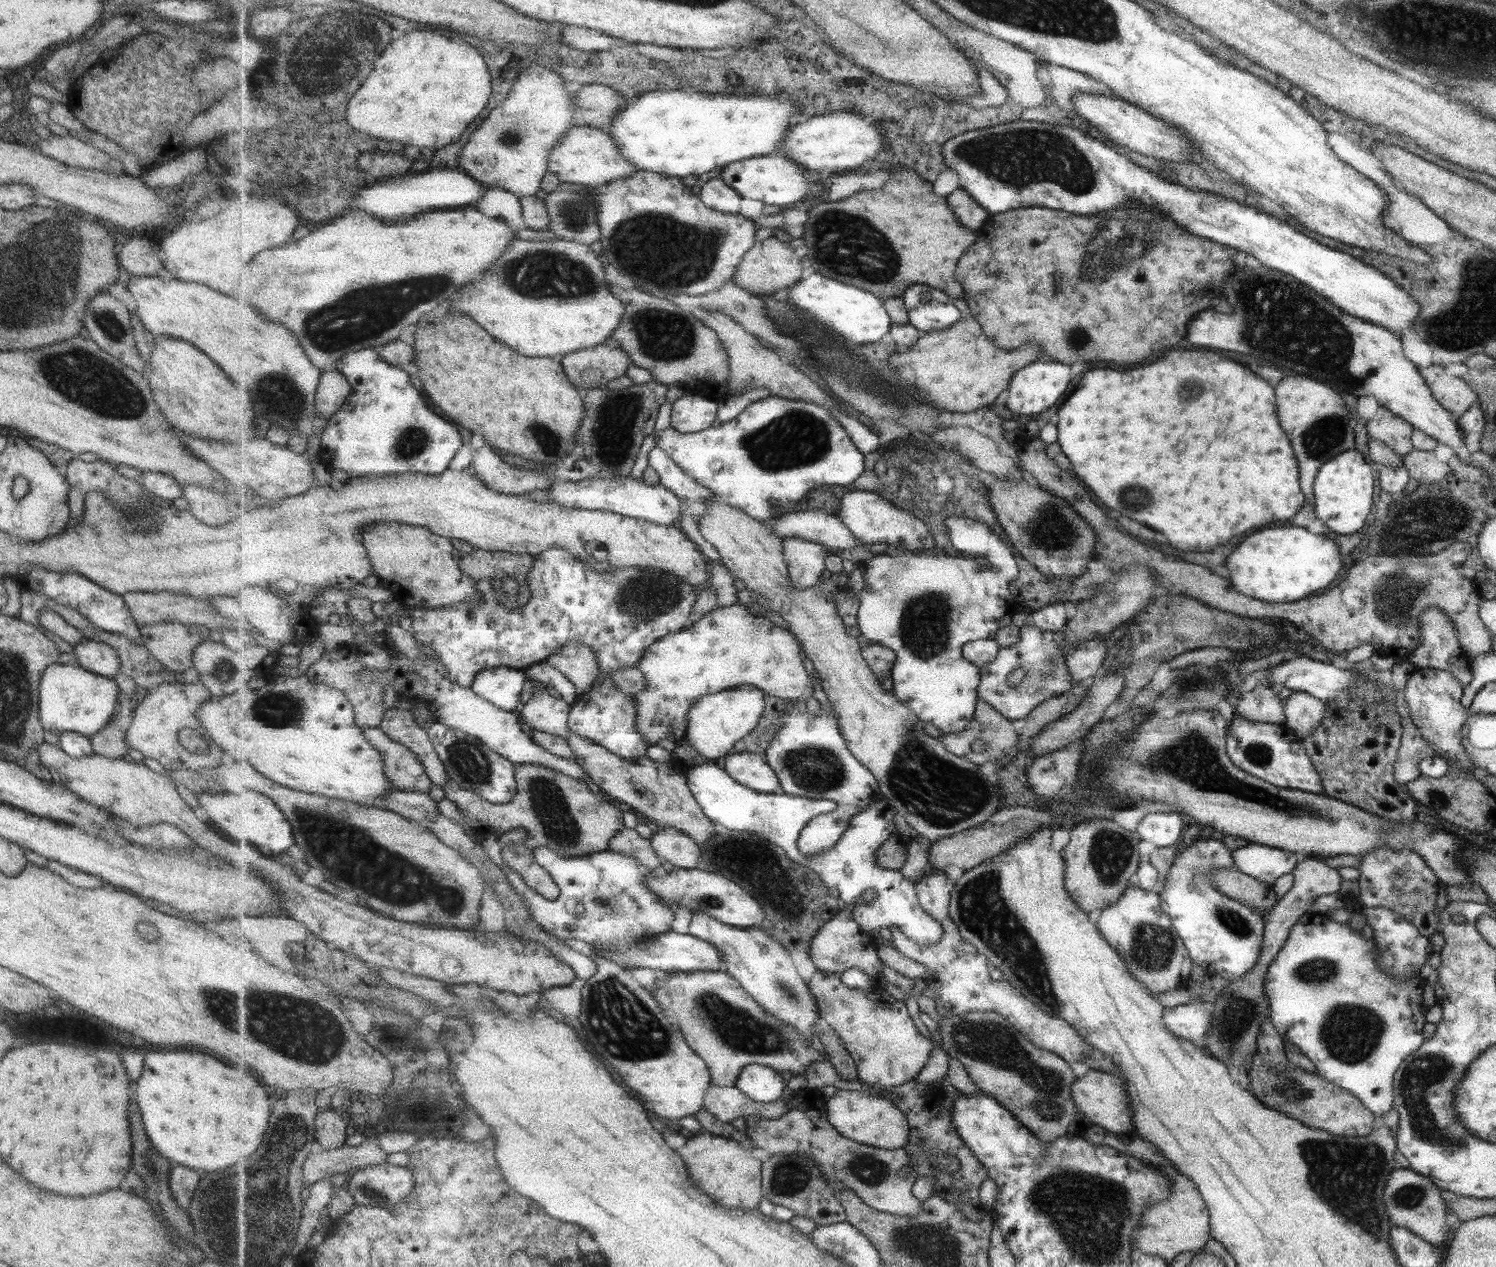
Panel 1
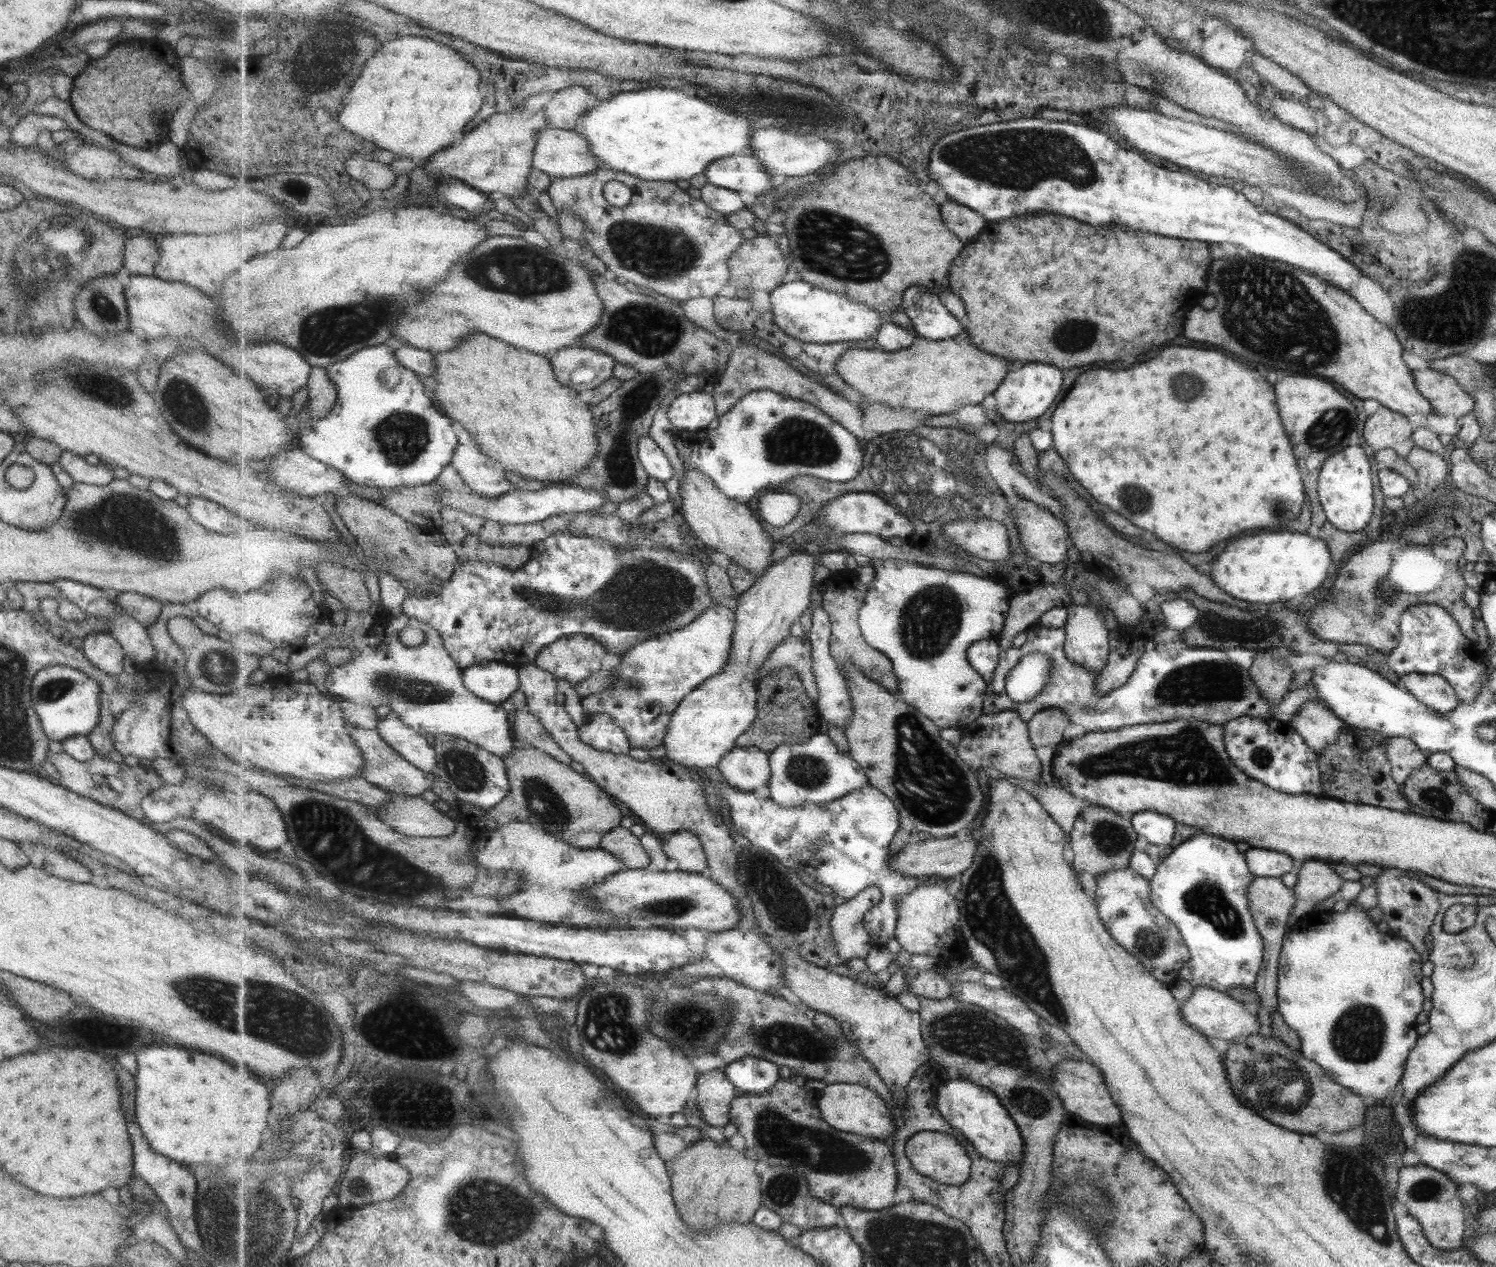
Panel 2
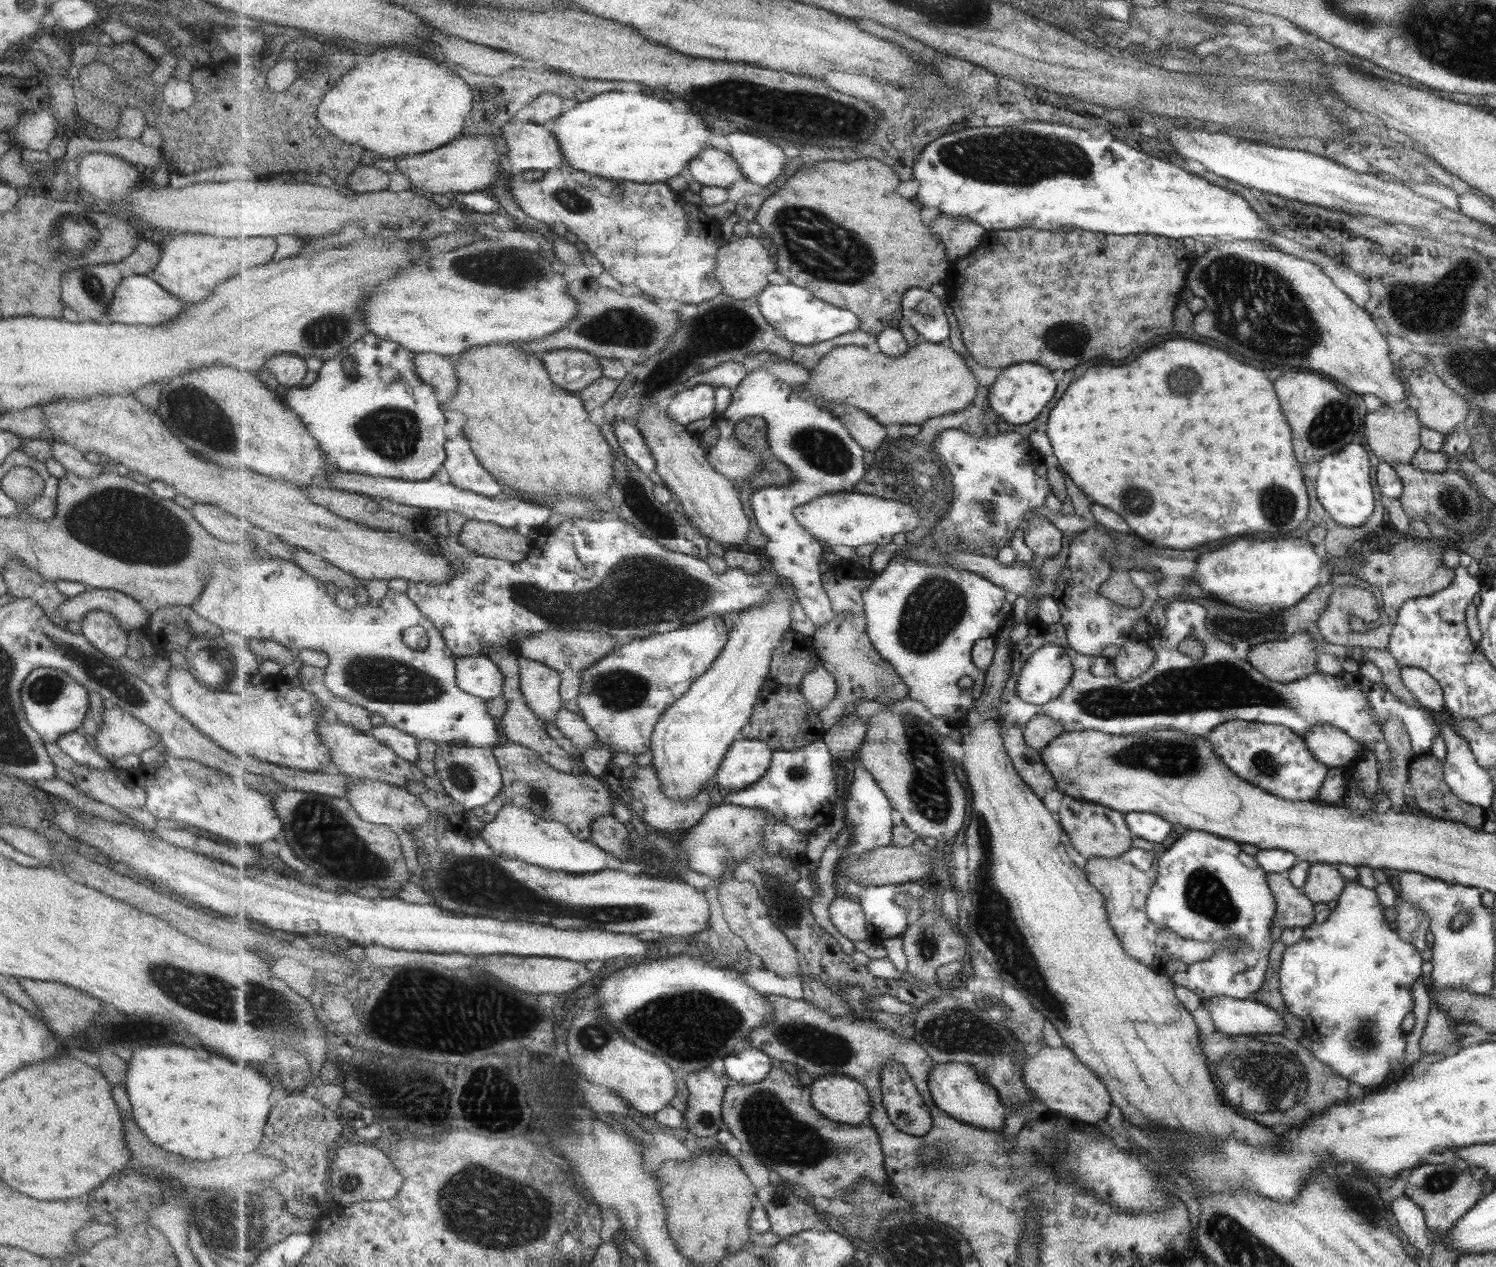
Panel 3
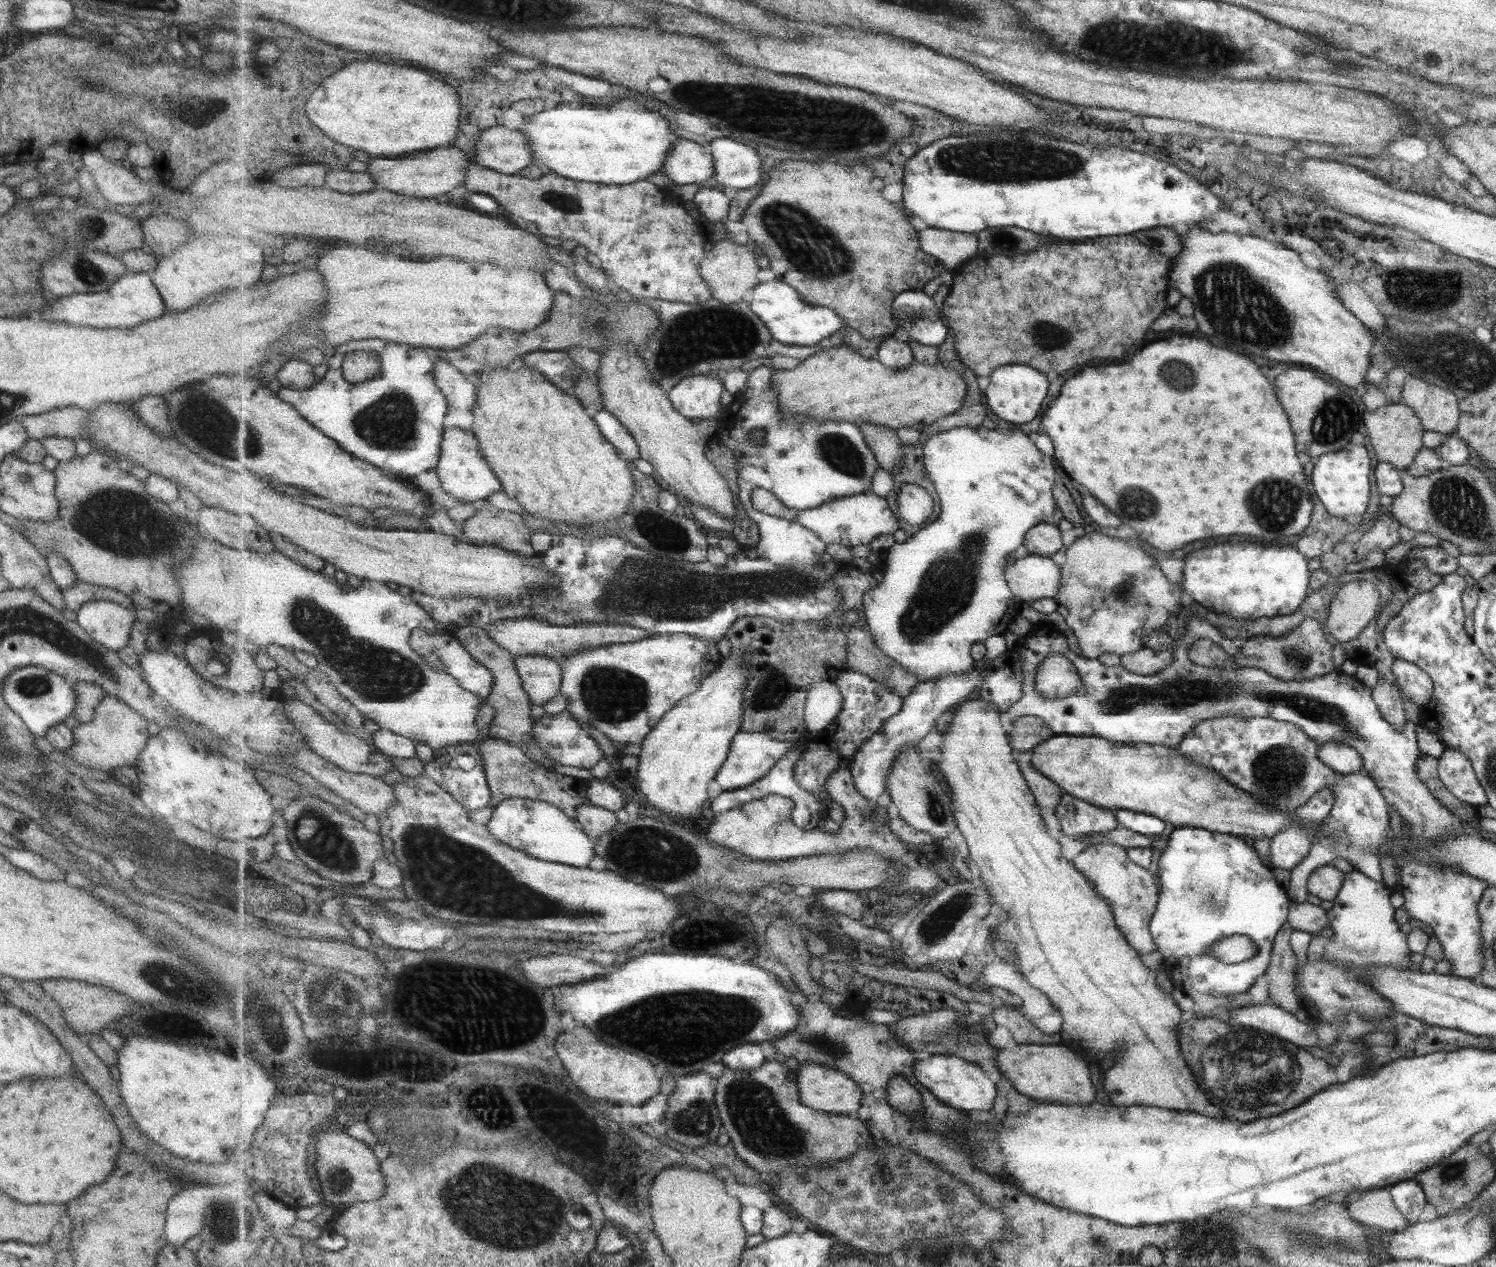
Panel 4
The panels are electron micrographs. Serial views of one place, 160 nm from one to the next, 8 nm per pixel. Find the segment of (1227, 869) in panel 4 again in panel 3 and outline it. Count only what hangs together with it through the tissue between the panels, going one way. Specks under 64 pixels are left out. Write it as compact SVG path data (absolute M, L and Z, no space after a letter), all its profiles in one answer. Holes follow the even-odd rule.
M1183 832L1175 844L1165 850L1157 860L1157 873L1153 875L1153 887L1149 889L1147 916L1157 927L1173 931L1185 940L1218 944L1218 952L1207 960L1183 965L1171 960L1163 968L1163 974L1176 986L1182 986L1199 997L1201 1002L1211 997L1228 997L1234 1000L1248 999L1263 987L1268 970L1268 952L1272 948L1271 934L1273 914L1276 914L1276 900L1273 900L1267 884L1267 874L1257 864L1255 856L1247 856L1234 840L1213 836L1207 832Z

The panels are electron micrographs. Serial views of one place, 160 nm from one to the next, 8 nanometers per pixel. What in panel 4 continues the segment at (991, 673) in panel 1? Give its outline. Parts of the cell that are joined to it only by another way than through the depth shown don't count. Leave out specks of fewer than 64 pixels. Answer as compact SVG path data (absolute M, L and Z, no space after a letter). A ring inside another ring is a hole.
M1193 615L1192 617L1189 617L1189 623L1186 623L1186 630L1185 634L1183 637L1180 637L1179 639L1175 639L1175 643L1173 643L1173 647L1169 649L1169 652L1173 653L1173 661L1169 663L1163 670L1160 670L1159 672L1156 672L1155 674L1152 674L1151 676L1141 676L1141 673L1131 673L1128 672L1127 670L1123 669L1121 665L1116 665L1116 666L1111 666L1111 667L1105 667L1104 665L1101 665L1101 663L1098 662L1097 659L1085 659L1081 658L1079 656L1076 656L1072 650L1070 650L1067 647L1067 643L1065 642L1065 634L1057 629L1057 627L1051 625L1051 624L1046 624L1045 622L1037 622L1035 623L1035 627L1032 627L1030 632L1024 636L1018 643L1018 645L1015 647L1015 650L1017 651L1017 654L1021 656L1021 660L1024 662L1024 673L1025 673L1025 680L1024 680L1024 695L1022 700L1020 702L1016 702L1009 710L1008 712L1003 713L1001 720L1002 723L1004 724L1005 728L1009 728L1009 730L1012 730L1012 722L1016 719L1019 718L1020 716L1038 716L1041 718L1041 720L1044 722L1045 725L1047 725L1055 735L1067 735L1067 736L1099 736L1103 738L1104 740L1109 740L1113 742L1121 742L1125 744L1135 744L1135 743L1145 743L1145 744L1160 744L1161 746L1168 746L1169 748L1176 748L1176 746L1180 743L1180 740L1183 739L1183 736L1187 734L1187 732L1191 731L1193 726L1196 726L1197 723L1200 723L1202 720L1208 719L1208 718L1217 718L1217 717L1222 717L1222 716L1227 716L1227 715L1237 715L1237 716L1242 716L1242 717L1271 717L1275 720L1280 720L1283 722L1288 722L1294 725L1297 725L1313 742L1317 743L1318 745L1325 744L1326 742L1337 742L1341 744L1347 744L1351 748L1356 749L1358 753L1360 753L1361 760L1363 761L1363 767L1362 769L1367 773L1367 776L1372 777L1373 784L1376 784L1376 787L1380 789L1381 796L1384 796L1384 801L1394 810L1395 812L1398 812L1398 815L1401 817L1401 820L1403 820L1402 824L1408 826L1408 830L1410 830L1410 841L1414 842L1416 846L1420 846L1420 844L1431 844L1432 842L1441 842L1446 836L1450 836L1450 834L1470 834L1473 836L1474 834L1477 834L1477 832L1480 830L1479 825L1480 825L1480 820L1479 817L1477 819L1471 819L1468 821L1464 821L1463 819L1460 819L1457 815L1454 815L1453 812L1449 810L1449 808L1446 808L1444 804L1441 804L1433 795L1431 792L1429 792L1429 788L1425 786L1425 784L1419 779L1419 776L1416 772L1416 763L1418 762L1419 759L1419 753L1420 753L1420 747L1419 744L1416 740L1416 734L1415 734L1415 722L1406 720L1404 722L1404 725L1402 727L1399 727L1398 730L1393 726L1393 724L1389 723L1386 721L1381 712L1379 711L1379 708L1377 708L1377 704L1375 701L1372 699L1372 688L1361 684L1360 681L1358 681L1354 676L1345 676L1343 672L1340 672L1339 670L1337 672L1330 672L1328 674L1325 674L1323 676L1316 676L1316 678L1312 678L1311 680L1303 680L1303 681L1293 681L1293 680L1288 680L1288 681L1283 681L1279 680L1277 677L1271 676L1271 674L1266 673L1263 669L1259 668L1248 668L1248 667L1243 667L1243 668L1237 668L1233 669L1231 667L1227 668L1217 668L1217 667L1211 667L1207 668L1201 665L1193 664L1192 660L1189 660L1188 657L1188 650L1190 649L1190 646L1192 646L1193 643L1197 642L1200 638L1205 638L1207 641L1214 642L1215 644L1218 644L1220 647L1222 647L1223 652L1226 652L1228 656L1237 654L1237 650L1239 649L1239 645L1233 644L1231 640L1229 640L1229 644L1223 644L1223 640L1226 641L1226 638L1223 638L1219 632L1217 632L1203 617L1200 616L1195 616ZM1049 655L1060 655L1061 657L1065 657L1069 663L1072 664L1072 667L1074 670L1076 670L1076 673L1079 675L1079 678L1081 679L1082 682L1082 687L1078 688L1075 692L1072 692L1070 696L1067 698L1049 698L1049 697L1041 697L1040 698L1040 692L1038 691L1038 688L1036 687L1036 678L1038 675L1038 671L1040 670L1040 664L1042 663L1043 659L1047 659Z

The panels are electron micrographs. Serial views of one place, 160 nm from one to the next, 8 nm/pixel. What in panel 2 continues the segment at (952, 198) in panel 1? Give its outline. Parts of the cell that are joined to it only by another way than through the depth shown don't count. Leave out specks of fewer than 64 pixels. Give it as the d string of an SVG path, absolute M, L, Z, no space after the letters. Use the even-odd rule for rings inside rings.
M952 200L945 201L940 209L949 230L965 245L973 243L989 223L982 214Z

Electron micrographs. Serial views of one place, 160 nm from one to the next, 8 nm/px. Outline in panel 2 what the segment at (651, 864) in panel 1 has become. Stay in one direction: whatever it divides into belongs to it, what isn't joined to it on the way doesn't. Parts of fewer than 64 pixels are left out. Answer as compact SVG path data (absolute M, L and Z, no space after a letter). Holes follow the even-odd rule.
M617 827L606 832L600 848L612 853L627 869L643 869L651 863L649 854L641 846L641 840L628 828Z

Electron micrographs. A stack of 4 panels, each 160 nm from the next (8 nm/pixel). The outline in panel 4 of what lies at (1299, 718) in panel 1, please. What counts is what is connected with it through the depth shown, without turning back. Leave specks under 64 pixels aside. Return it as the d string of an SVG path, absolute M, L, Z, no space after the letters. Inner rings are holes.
M1329 742L1318 747L1318 756L1333 772L1342 775L1353 775L1363 767L1360 753L1347 744Z

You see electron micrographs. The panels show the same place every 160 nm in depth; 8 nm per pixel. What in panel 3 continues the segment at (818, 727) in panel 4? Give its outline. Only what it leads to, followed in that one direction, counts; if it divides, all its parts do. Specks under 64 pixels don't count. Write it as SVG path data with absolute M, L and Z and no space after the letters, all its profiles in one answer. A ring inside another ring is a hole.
M817 659L815 662L816 669L805 676L802 691L810 706L820 713L836 699L839 687L836 678L824 667L823 662Z

